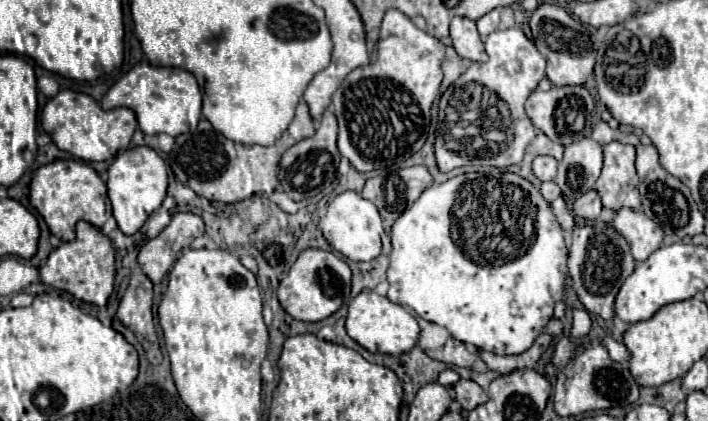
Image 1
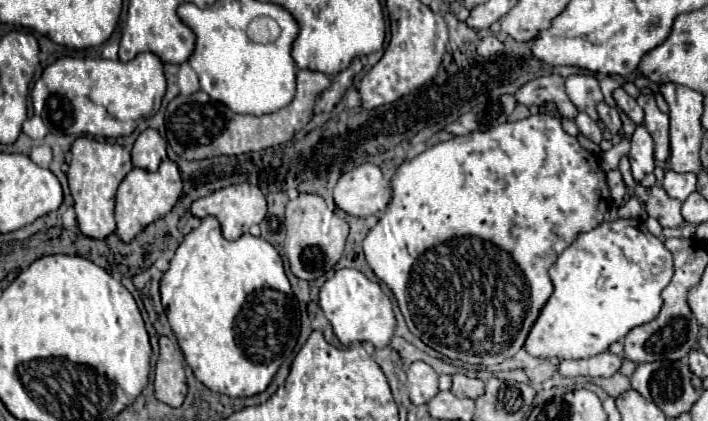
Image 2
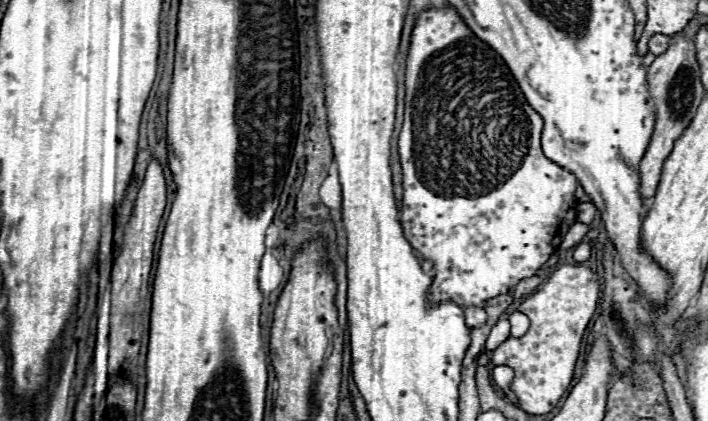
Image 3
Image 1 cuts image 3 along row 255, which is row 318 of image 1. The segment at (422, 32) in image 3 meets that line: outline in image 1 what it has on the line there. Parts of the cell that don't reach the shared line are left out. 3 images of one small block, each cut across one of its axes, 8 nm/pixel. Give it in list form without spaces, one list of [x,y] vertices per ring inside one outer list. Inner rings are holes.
[[[470,172],[470,174],[454,176],[442,184],[432,184],[430,188],[422,192],[422,196],[412,204],[412,208],[408,208],[394,222],[390,238],[392,238],[392,252],[390,252],[390,266],[388,266],[388,282],[390,282],[388,300],[394,304],[412,308],[414,314],[420,316],[422,320],[428,320],[446,328],[456,340],[470,342],[478,346],[478,350],[488,350],[500,356],[518,356],[526,352],[526,348],[534,344],[534,340],[540,336],[544,326],[552,320],[556,302],[564,298],[564,288],[566,288],[566,278],[568,278],[568,266],[566,266],[568,248],[564,242],[562,226],[558,224],[550,202],[544,200],[540,190],[530,180],[514,172],[492,172],[492,174]]]

